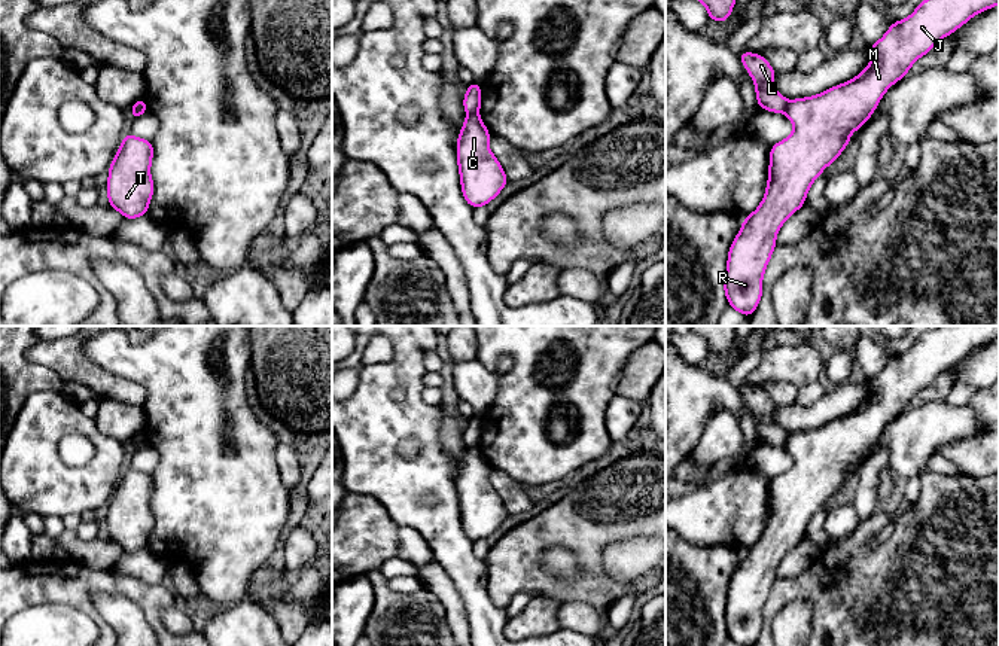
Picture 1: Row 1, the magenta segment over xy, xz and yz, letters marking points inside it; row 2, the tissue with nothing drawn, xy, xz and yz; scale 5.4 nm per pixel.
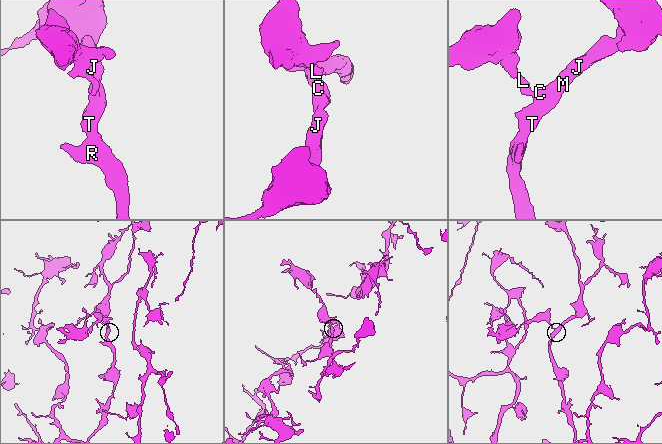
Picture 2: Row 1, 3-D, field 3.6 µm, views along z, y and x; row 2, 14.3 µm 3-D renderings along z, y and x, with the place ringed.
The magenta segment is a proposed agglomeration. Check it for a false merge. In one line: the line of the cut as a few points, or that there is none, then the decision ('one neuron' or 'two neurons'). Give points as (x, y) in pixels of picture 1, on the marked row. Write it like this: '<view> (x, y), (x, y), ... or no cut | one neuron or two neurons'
yz (788, 101), (785, 112) | two neurons

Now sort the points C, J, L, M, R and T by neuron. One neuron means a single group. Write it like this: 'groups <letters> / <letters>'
groups C J M R T / L

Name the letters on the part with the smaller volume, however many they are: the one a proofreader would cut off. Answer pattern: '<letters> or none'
L

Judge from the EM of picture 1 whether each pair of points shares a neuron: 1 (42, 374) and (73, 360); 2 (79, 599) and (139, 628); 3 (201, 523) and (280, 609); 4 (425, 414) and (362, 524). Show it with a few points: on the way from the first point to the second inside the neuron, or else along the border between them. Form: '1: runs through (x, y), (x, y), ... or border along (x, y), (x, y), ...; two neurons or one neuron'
1: border along (26, 350), (30, 360), (54, 369), (66, 381); two neurons
2: border along (93, 591), (94, 608), (113, 630); two neurons
3: border along (262, 606), (280, 630); two neurons
4: border along (349, 490), (374, 496), (399, 526); two neurons

